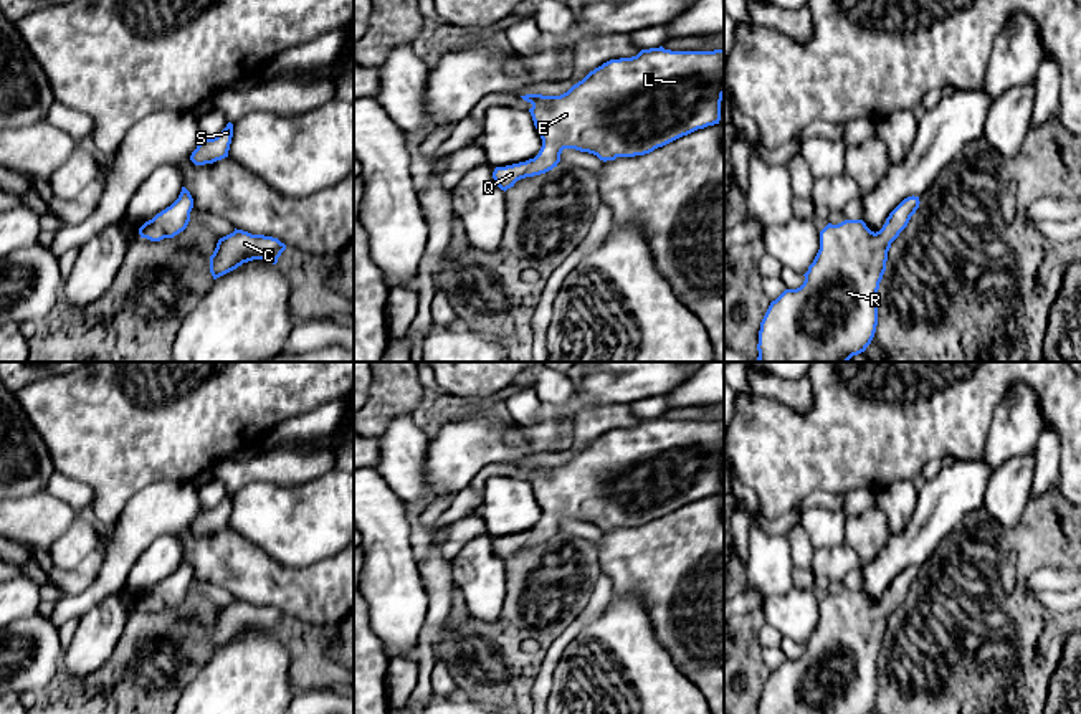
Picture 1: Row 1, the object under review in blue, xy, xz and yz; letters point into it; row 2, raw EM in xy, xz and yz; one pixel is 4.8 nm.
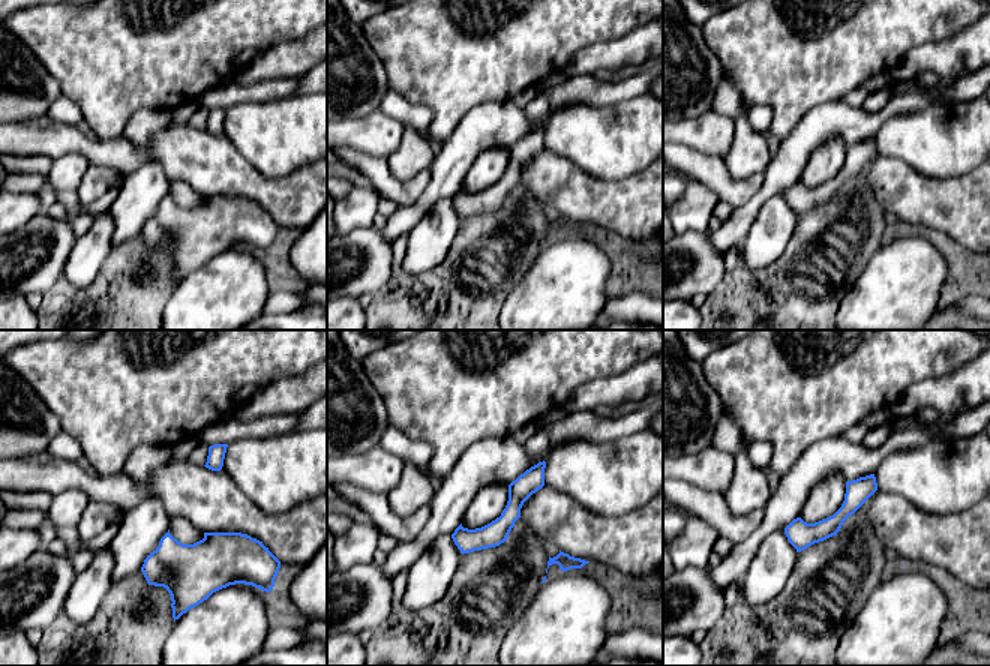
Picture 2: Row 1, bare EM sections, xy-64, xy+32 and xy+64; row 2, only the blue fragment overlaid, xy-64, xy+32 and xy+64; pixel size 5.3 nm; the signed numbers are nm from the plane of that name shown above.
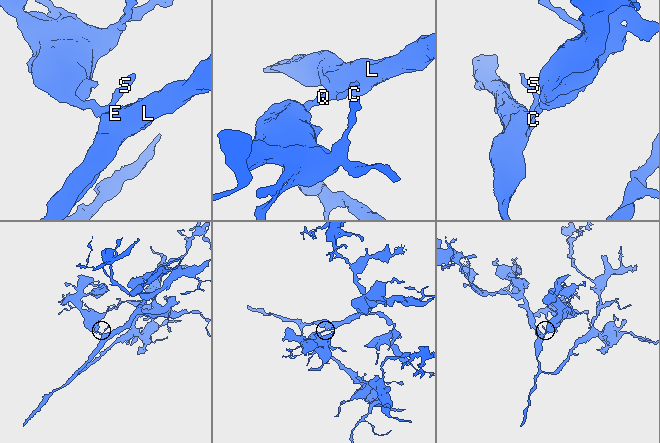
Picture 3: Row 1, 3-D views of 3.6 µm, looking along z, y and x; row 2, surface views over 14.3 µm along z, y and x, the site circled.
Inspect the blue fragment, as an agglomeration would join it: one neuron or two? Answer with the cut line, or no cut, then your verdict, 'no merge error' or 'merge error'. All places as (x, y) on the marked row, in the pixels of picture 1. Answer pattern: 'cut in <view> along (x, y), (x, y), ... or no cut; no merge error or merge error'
no cut; no merge error

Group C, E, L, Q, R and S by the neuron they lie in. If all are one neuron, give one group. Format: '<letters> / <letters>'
C E L Q R S

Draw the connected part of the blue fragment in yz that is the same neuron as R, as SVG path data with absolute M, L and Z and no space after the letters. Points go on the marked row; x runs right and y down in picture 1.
M919 197L904 198L886 218L879 231L871 231L863 220L828 223L820 231L820 250L803 274L805 281L797 289L785 289L770 302L759 331L759 362L848 362L866 350L878 326L878 289L886 271L891 243L907 226L919 208Z

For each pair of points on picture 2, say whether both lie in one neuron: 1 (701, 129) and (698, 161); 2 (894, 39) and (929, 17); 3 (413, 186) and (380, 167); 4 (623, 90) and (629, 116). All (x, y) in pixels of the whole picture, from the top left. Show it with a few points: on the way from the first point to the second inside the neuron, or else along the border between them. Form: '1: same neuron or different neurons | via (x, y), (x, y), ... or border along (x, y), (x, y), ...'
1: different neurons | border along (678, 143), (723, 158)
2: same neuron | via (903, 30), (920, 17)
3: same neuron | via (404, 186), (395, 186), (384, 176)
4: different neurons | border along (647, 92), (614, 104), (591, 105)

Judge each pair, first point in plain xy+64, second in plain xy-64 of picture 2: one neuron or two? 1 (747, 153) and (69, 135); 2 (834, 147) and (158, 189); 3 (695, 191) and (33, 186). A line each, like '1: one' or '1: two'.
1: two
2: one
3: two

